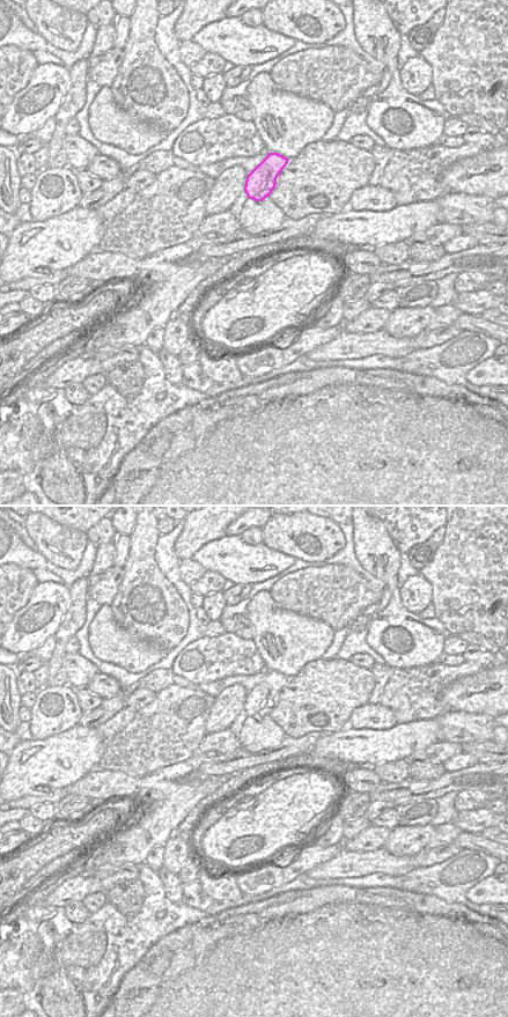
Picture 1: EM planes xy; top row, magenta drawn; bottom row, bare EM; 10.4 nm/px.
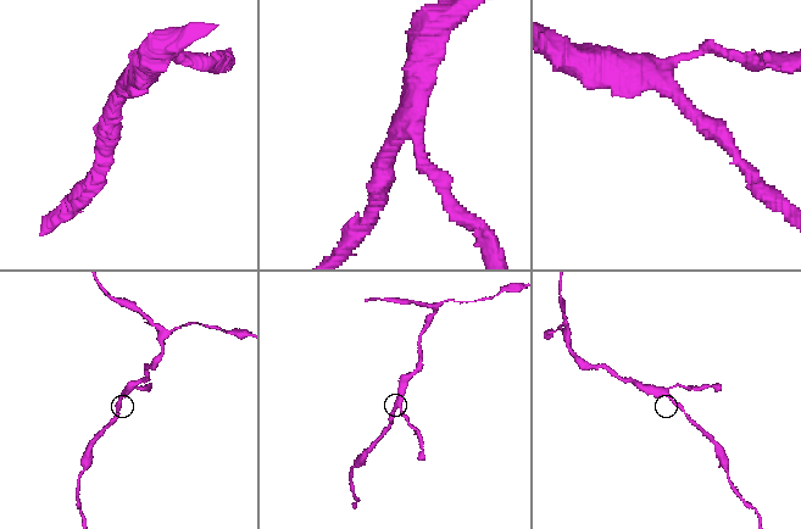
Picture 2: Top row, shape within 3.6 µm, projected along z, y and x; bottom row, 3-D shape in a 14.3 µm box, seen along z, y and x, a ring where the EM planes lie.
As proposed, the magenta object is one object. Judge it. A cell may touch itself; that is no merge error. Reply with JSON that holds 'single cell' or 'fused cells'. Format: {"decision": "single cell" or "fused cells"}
{"decision": "single cell"}

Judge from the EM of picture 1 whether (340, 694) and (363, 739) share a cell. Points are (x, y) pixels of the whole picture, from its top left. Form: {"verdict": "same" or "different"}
{"verdict": "different"}

